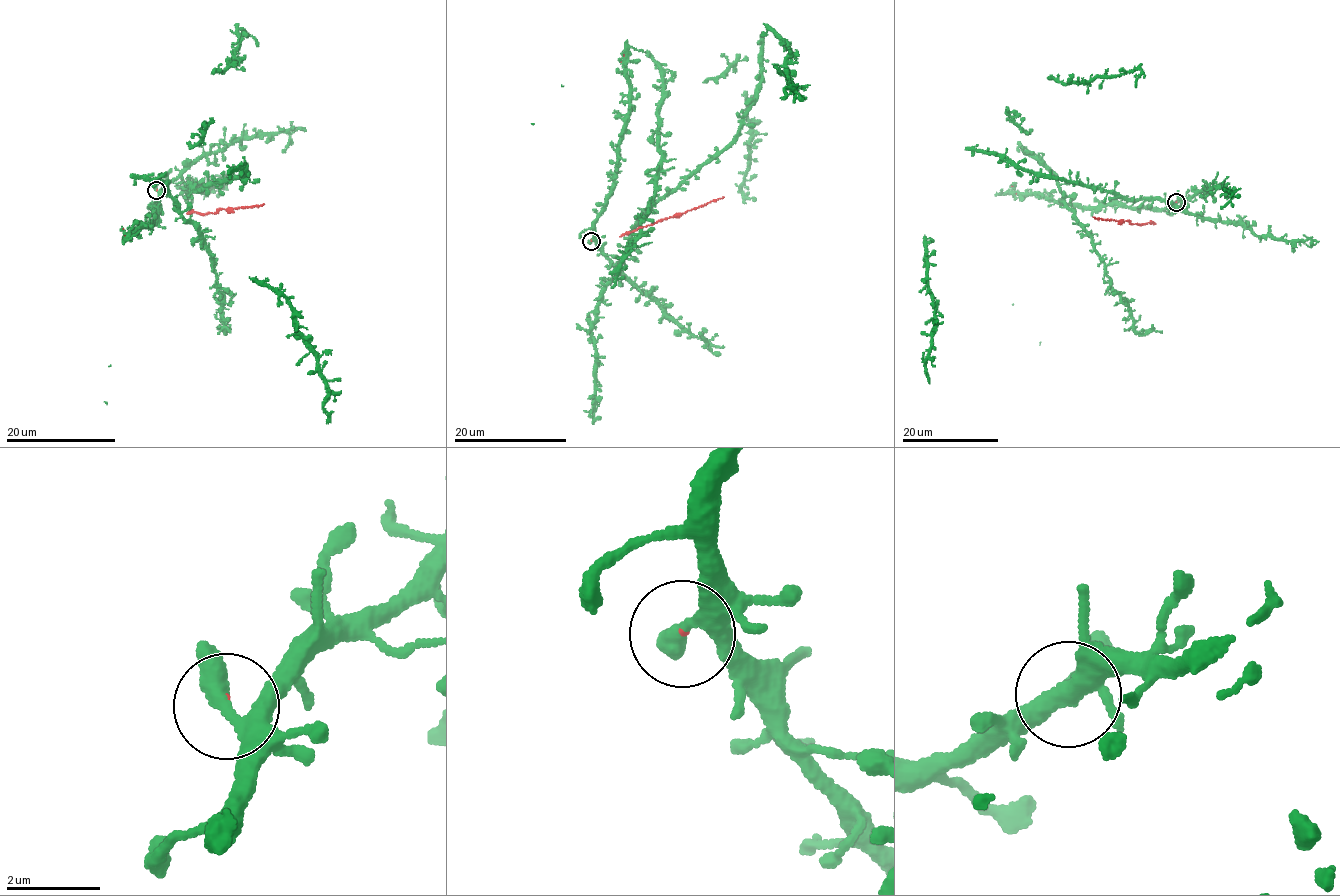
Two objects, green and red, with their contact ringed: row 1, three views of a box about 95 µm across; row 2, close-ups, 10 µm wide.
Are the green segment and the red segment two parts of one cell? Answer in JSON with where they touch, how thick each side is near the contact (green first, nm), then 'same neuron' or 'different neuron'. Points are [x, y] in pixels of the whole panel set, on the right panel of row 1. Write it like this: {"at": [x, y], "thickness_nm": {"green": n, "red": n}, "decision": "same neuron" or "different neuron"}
{"at": [1176, 202], "thickness_nm": {"green": 300, "red": 50}, "decision": "same neuron"}

